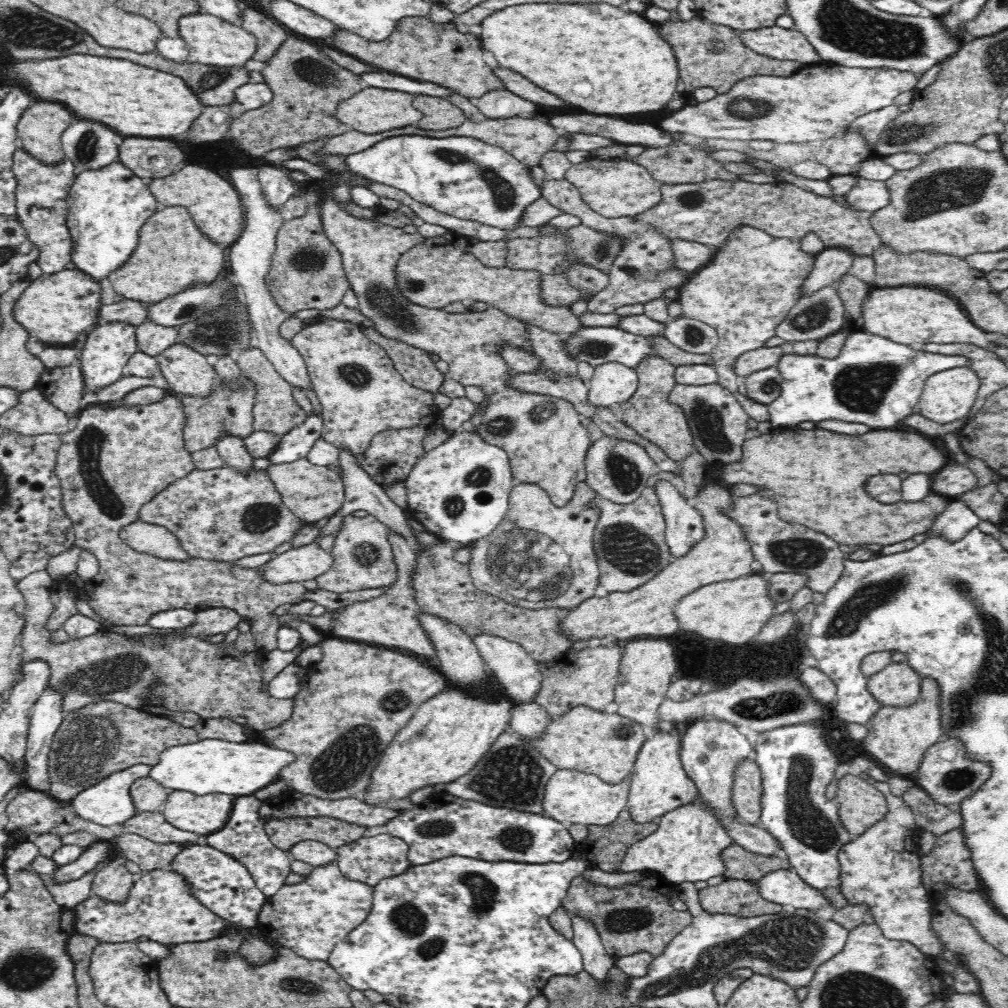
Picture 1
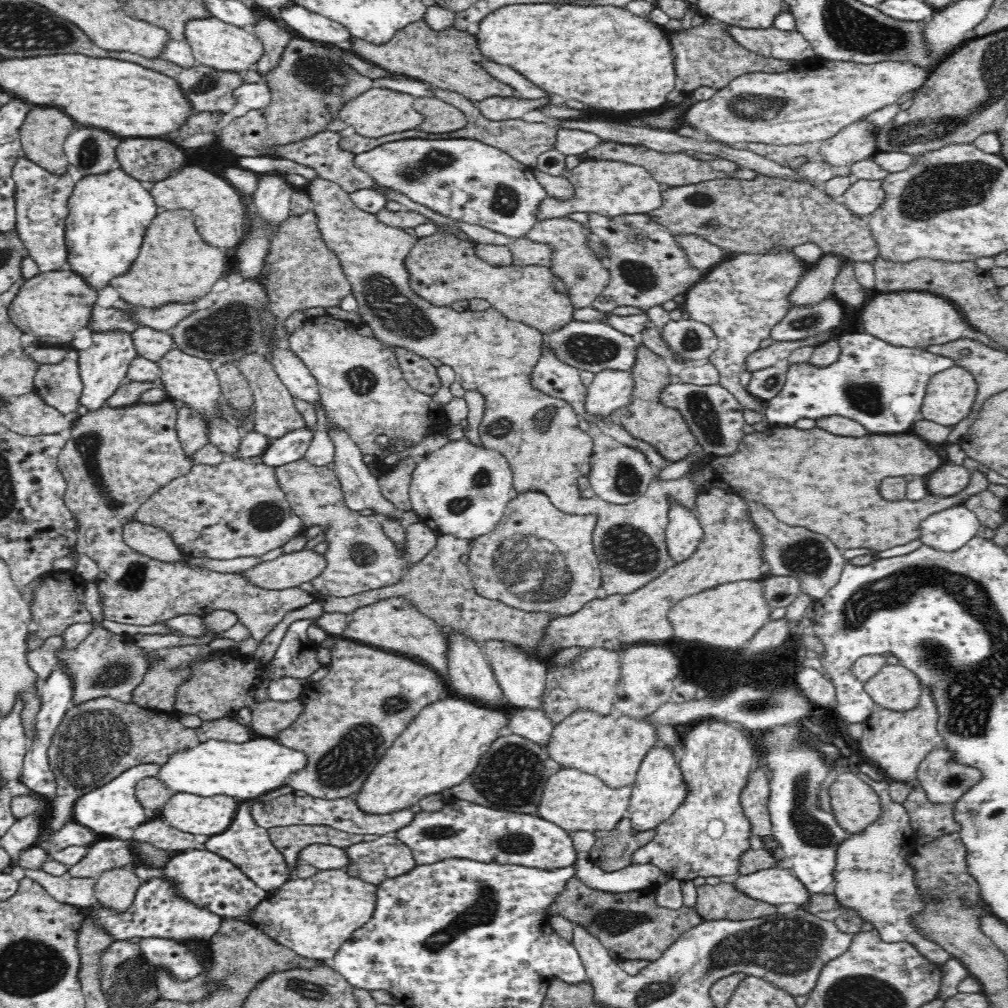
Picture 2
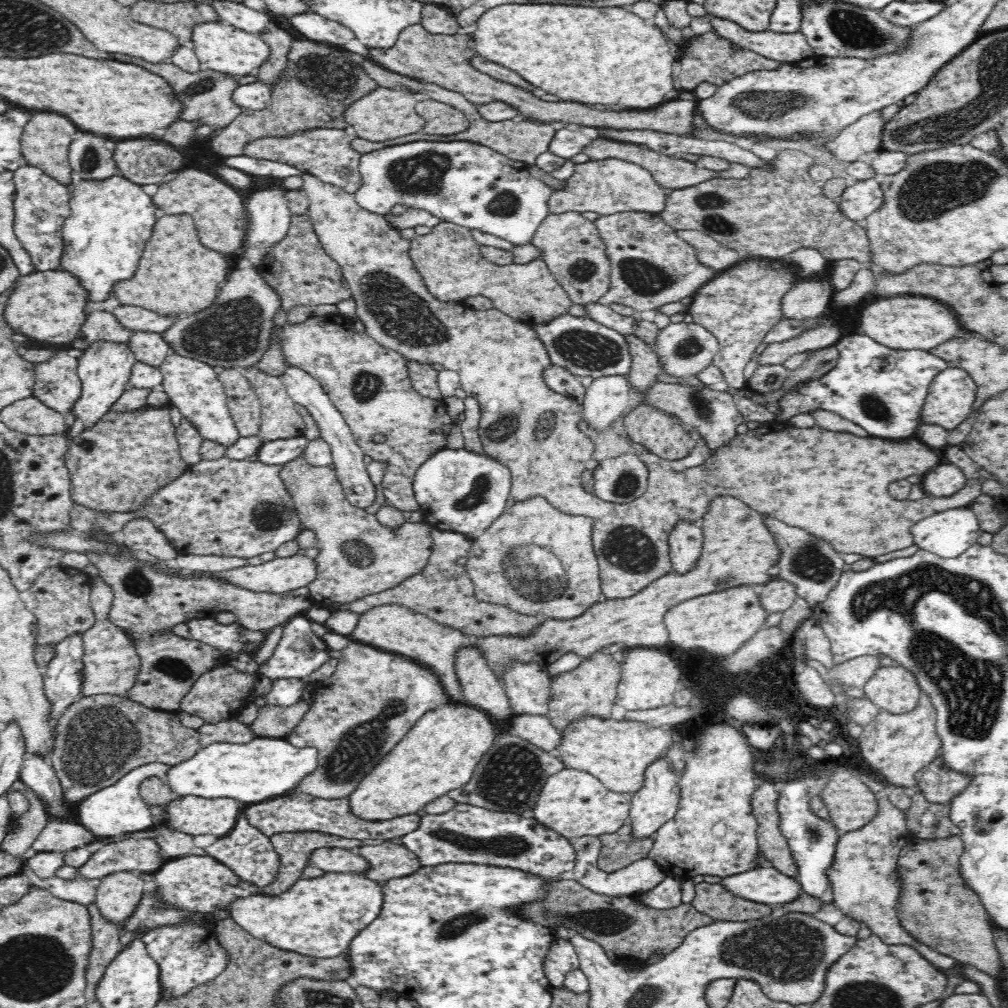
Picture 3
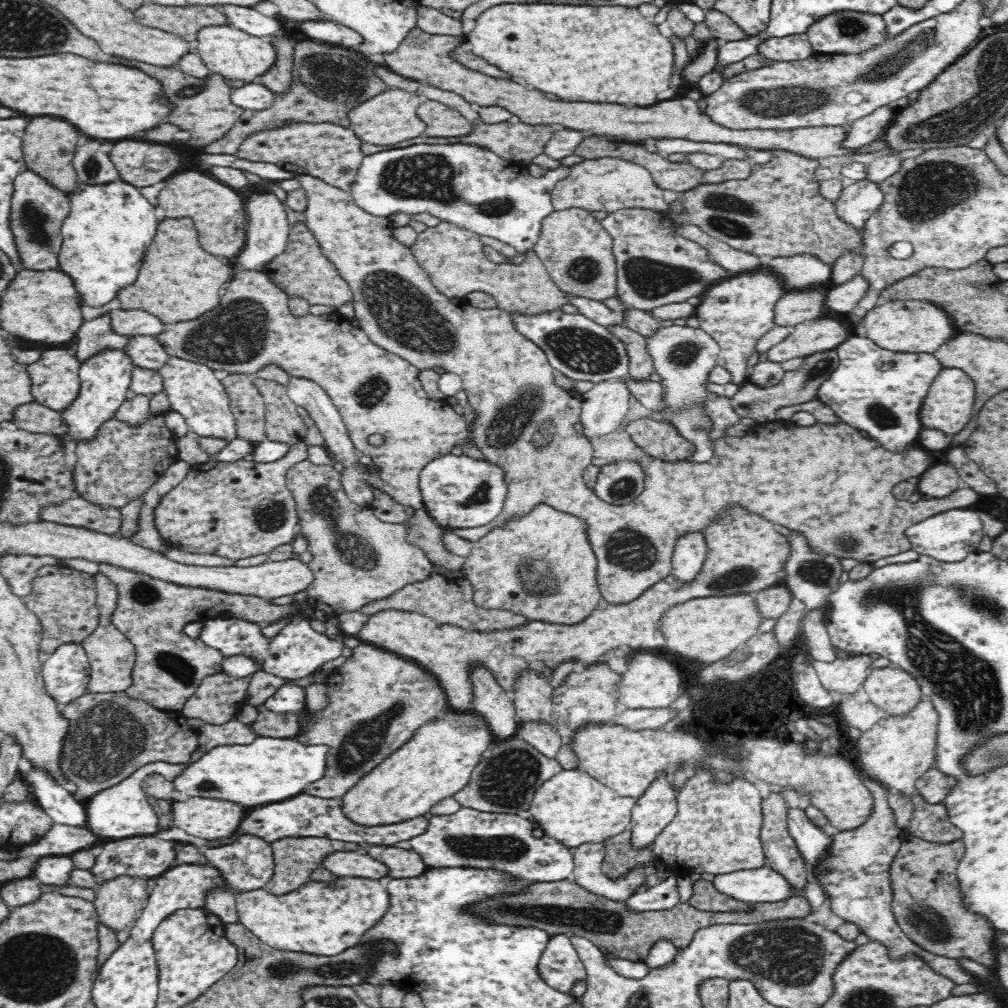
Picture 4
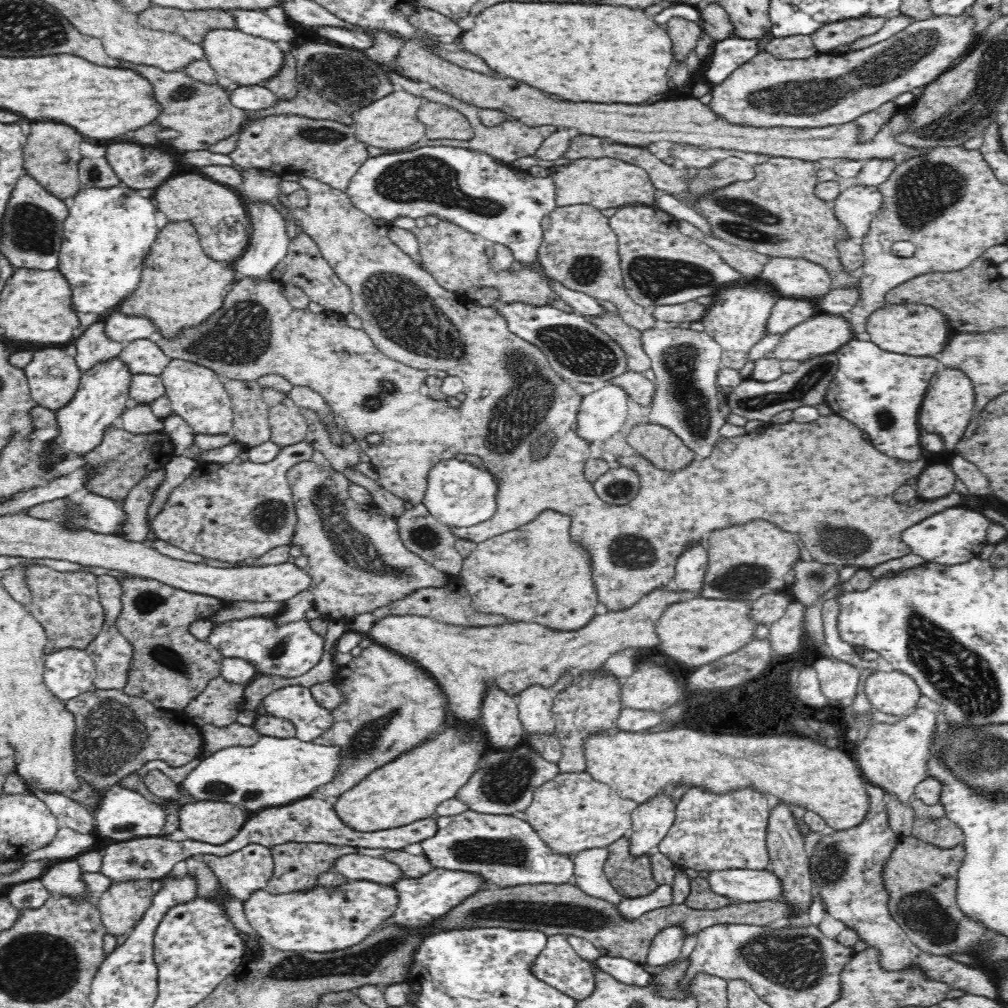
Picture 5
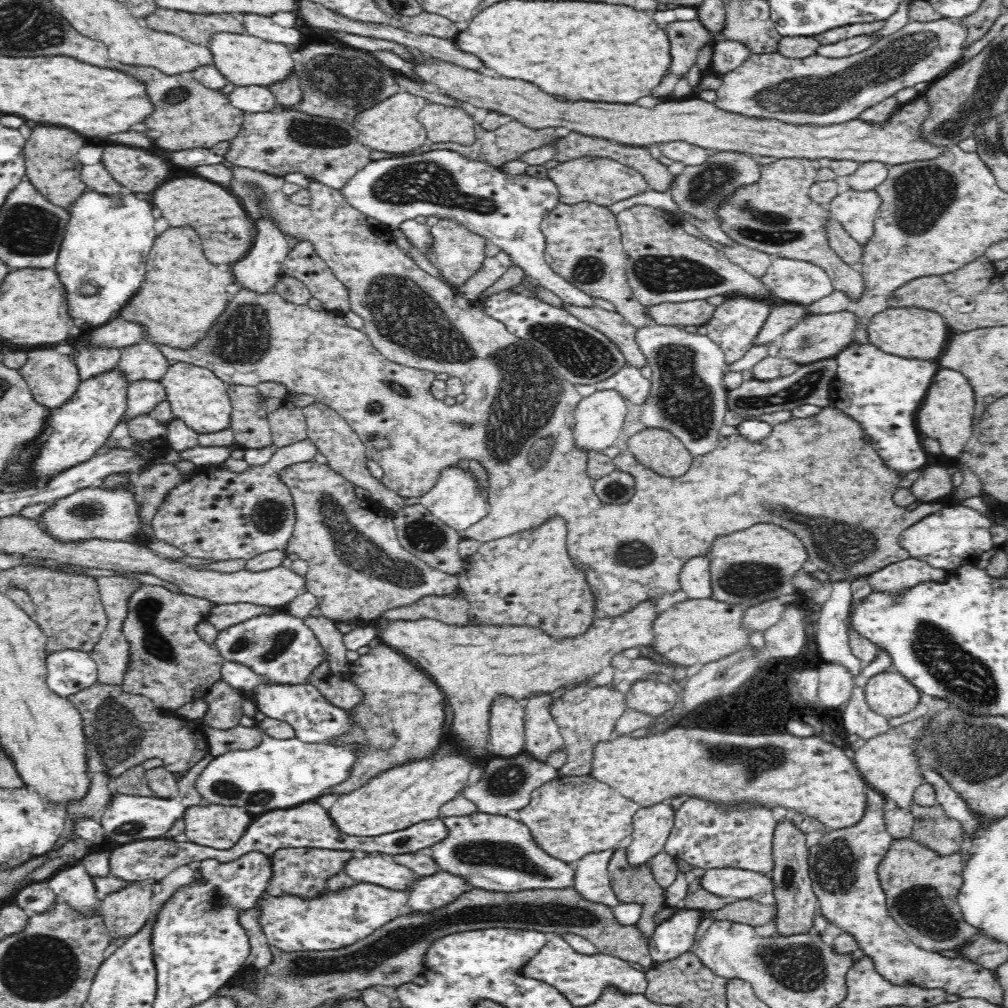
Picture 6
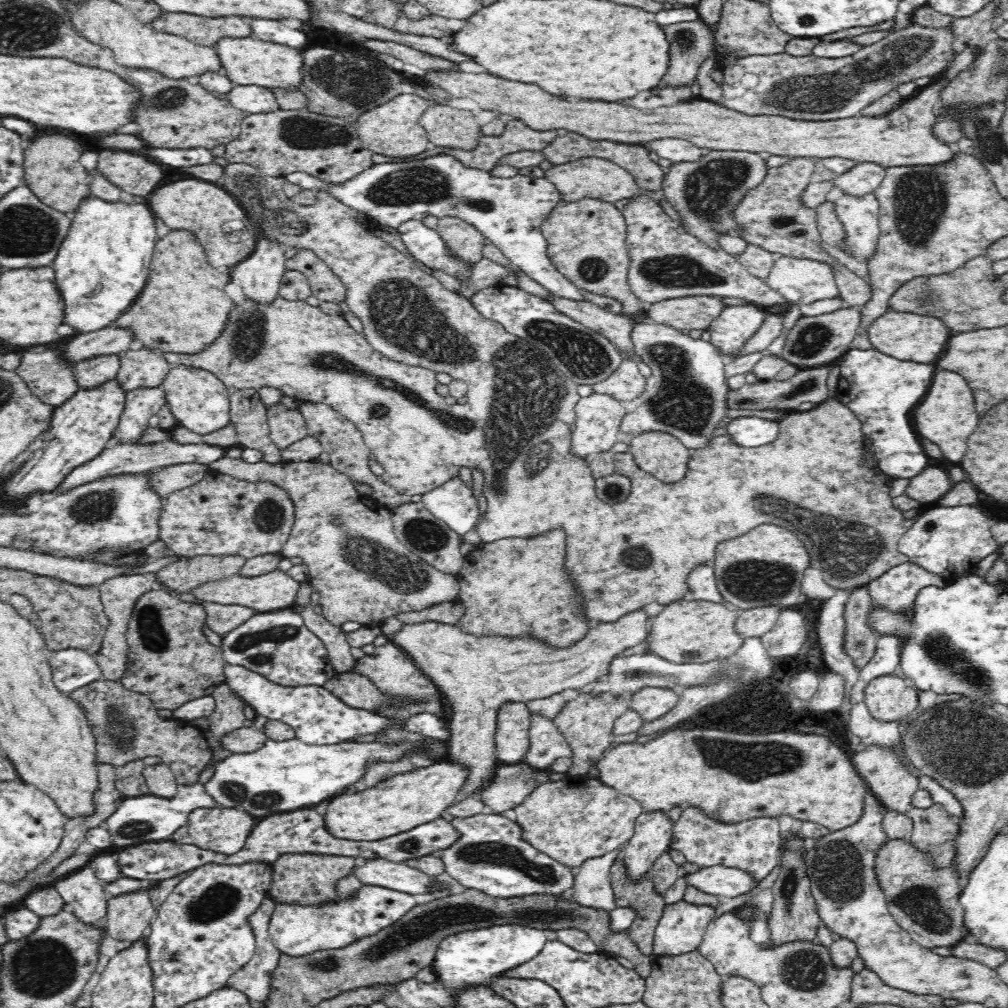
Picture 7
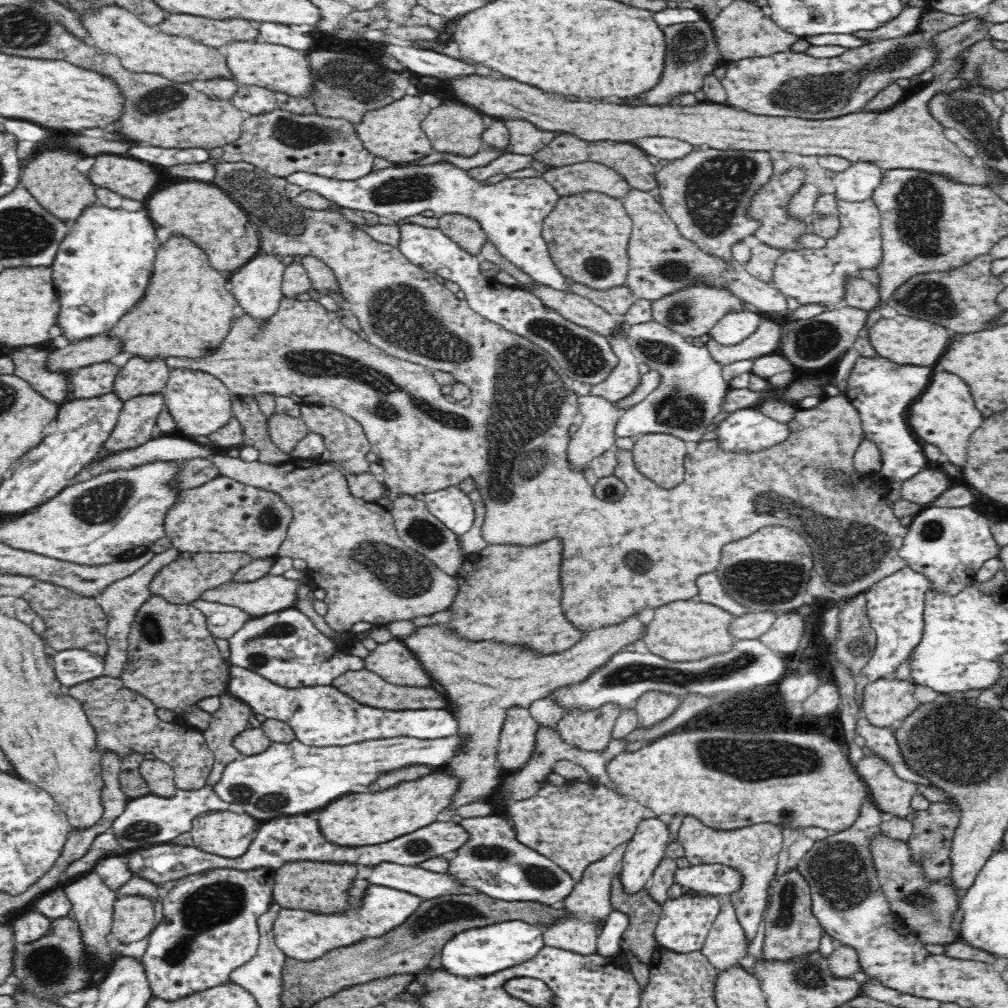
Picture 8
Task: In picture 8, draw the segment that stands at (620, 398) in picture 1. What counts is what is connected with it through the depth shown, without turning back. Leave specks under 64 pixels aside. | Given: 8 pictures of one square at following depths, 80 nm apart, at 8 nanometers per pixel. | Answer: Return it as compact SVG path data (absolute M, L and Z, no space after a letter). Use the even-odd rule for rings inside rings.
M576 395L576 401L579 404L584 421L579 424L576 433L571 436L567 446L567 459L572 471L584 474L584 471L589 468L590 461L593 461L603 452L615 448L617 438L614 436L614 426L616 426L624 412L619 410L612 401L600 396Z

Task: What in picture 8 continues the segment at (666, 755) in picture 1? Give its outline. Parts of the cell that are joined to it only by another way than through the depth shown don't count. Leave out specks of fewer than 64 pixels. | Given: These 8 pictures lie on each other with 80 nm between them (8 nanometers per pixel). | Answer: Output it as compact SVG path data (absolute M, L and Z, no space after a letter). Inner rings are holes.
M648 814L638 826L634 837L626 843L619 874L627 896L640 894L647 888L647 882L665 857L671 839L666 824L656 816Z

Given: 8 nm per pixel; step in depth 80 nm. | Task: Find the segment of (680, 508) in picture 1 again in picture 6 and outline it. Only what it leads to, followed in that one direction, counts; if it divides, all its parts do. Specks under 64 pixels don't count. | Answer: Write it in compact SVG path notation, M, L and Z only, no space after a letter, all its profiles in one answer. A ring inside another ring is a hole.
M700 556L700 558L692 558L686 562L684 572L679 574L679 583L682 584L681 590L686 592L689 599L714 599L711 581L711 566L708 556Z

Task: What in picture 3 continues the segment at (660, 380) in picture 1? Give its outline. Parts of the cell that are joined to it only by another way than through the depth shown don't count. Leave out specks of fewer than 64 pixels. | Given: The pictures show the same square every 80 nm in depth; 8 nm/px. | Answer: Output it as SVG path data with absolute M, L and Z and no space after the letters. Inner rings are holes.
M624 334L623 338L629 345L629 352L632 357L632 364L627 378L633 388L644 390L655 381L655 376L662 374L658 356L655 354L652 346L644 340L635 336L635 334ZM644 404L624 418L624 426L635 443L666 460L686 458L697 443L674 415Z

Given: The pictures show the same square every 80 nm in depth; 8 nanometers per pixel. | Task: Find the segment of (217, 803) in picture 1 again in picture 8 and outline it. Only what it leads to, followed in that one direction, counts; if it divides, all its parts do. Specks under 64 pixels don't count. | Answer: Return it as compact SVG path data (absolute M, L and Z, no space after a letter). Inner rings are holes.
M212 811L193 822L194 847L224 858L241 857L257 836L261 822L248 813Z

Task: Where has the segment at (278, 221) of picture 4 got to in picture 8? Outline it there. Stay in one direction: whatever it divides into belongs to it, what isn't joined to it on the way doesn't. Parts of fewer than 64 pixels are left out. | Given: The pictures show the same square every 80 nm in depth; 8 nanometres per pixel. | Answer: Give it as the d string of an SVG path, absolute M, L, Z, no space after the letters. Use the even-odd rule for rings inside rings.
M256 255L250 262L241 266L236 273L232 274L229 282L232 283L230 291L240 308L245 311L245 315L254 319L260 327L267 323L279 310L280 300L283 300L282 293L283 273L287 266L284 266L281 259L272 255Z

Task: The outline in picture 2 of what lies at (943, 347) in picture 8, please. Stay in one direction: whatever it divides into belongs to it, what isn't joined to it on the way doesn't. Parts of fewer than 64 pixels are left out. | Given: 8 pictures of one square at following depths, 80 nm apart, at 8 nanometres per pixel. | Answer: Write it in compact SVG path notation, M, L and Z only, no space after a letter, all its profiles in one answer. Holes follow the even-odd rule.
M928 292L878 293L878 296L874 296L868 304L863 306L860 312L863 321L863 332L891 346L927 350L930 346L947 344L960 338L968 338L980 341L988 347L1007 351L1004 347L993 342L982 331L966 323L962 313L952 302Z

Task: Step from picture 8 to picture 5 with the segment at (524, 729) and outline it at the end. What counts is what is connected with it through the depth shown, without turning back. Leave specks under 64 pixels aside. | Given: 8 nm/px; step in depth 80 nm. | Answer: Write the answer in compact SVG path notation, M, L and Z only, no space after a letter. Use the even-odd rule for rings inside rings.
M492 685L483 698L481 708L484 729L457 724L442 726L434 738L374 770L366 780L338 797L338 802L333 805L338 819L355 832L372 833L431 818L442 802L456 798L468 783L487 748L509 751L526 743L517 701L517 698Z

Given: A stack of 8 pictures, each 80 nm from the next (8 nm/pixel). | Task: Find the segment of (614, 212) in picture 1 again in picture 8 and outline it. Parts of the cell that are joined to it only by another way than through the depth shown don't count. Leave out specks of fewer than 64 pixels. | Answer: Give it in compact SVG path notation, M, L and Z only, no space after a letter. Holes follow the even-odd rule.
M588 161L548 169L541 177L557 190L560 197L580 192L600 192L623 199L631 187L614 169Z

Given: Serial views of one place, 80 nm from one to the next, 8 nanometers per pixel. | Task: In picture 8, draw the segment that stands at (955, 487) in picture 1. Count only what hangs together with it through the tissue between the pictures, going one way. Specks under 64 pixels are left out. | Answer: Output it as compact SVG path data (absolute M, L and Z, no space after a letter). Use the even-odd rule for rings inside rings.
M922 470L914 478L906 480L899 492L905 501L926 505L951 487L951 478L936 470Z

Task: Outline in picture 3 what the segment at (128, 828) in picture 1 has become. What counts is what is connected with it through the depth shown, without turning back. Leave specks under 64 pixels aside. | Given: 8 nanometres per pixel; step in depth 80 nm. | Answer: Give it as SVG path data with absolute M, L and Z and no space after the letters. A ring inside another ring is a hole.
M159 825L152 830L156 836L155 841L160 845L161 853L168 859L179 859L188 855L206 855L206 851L198 848L194 843L194 837L182 832L171 832L171 827Z

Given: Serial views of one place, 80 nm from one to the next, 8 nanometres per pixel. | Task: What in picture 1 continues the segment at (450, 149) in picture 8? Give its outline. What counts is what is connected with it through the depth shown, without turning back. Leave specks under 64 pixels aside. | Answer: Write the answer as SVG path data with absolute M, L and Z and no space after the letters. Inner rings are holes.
M416 96L414 106L424 114L424 118L416 125L427 131L453 129L465 121L463 110L445 97Z

